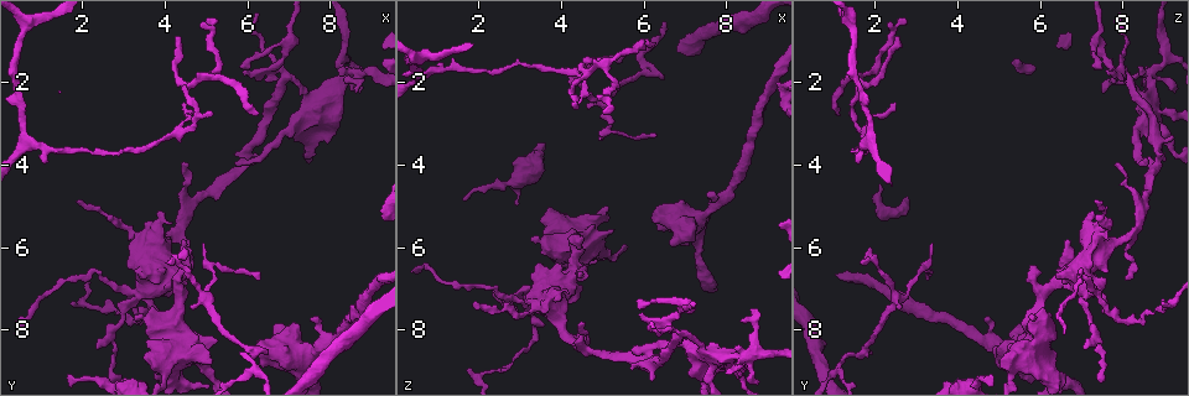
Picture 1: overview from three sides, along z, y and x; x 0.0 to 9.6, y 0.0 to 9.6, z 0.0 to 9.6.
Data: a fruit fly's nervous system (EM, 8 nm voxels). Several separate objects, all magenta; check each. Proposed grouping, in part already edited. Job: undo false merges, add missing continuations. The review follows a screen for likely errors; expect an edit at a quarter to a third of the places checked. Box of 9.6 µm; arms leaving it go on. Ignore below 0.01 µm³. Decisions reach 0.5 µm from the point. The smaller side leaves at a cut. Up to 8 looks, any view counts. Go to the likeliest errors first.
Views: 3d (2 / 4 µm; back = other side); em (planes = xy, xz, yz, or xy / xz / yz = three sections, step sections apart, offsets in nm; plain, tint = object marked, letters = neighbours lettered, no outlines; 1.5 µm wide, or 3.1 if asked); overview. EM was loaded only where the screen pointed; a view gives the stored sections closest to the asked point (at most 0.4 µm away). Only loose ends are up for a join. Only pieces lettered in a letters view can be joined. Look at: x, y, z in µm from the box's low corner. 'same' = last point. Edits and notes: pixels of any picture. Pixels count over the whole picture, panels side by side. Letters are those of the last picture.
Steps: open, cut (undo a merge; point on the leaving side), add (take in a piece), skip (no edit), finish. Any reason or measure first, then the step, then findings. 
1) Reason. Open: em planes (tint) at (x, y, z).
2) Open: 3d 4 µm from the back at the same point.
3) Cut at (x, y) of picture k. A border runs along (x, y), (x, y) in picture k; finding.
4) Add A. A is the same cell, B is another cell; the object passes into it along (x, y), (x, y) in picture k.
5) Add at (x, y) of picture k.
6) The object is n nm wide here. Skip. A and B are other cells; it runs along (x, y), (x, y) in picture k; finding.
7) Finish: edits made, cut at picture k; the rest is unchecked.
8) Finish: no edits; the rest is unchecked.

Looks like a crossing. Open: em xz step 4 (tint) at (8.35, 1.85, 8.70).

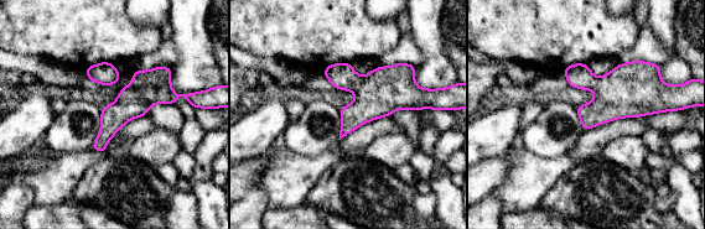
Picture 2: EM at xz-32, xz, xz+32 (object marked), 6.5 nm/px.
Open: em planes (tint) at the same point.

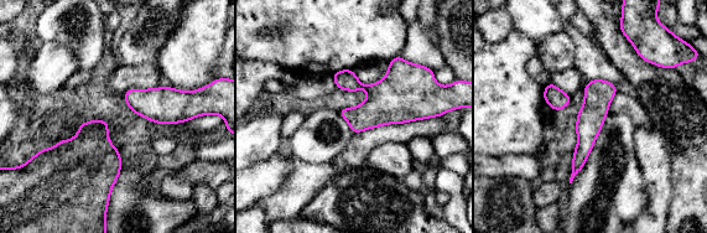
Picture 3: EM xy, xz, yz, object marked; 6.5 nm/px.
Open: em planes (letters) at the same point.

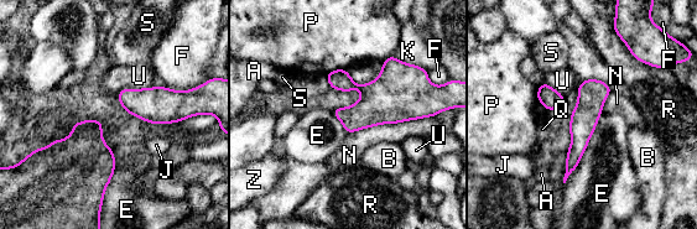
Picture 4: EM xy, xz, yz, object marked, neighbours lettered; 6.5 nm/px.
Skip. A, B, E, F, J, K, N, P, Q, R, S, U and Z are other cells; a border runs along (602, 110), (577, 167), (563, 183) in picture 4; one cell here.

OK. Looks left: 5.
Tapers out. Open: em planes (letters) at (4.45, 6.00, 1.95).

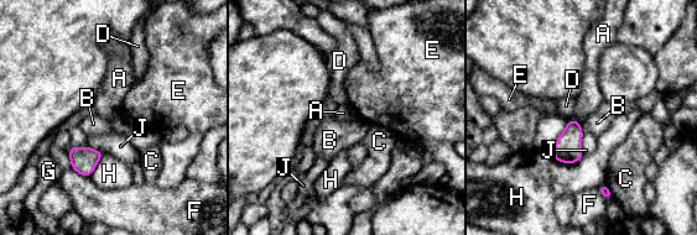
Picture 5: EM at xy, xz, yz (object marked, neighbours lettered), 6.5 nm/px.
The longest contact is with H, 220 nm. Skip. A, B, C, D, E, F, G, H and J are other cells; a border runs along (572, 118), (578, 123) in picture 5; none of them fits.

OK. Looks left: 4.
An open end. Open: 3d 4 µm at (6.75, 7.90, 5.95).

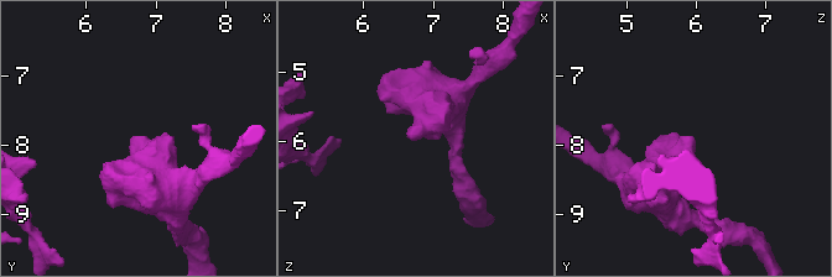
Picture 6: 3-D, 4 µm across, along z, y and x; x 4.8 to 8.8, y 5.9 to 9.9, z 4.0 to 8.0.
Shape alone is not enough. Open: em planes (plain) at (6.65, 7.85, 6.00).

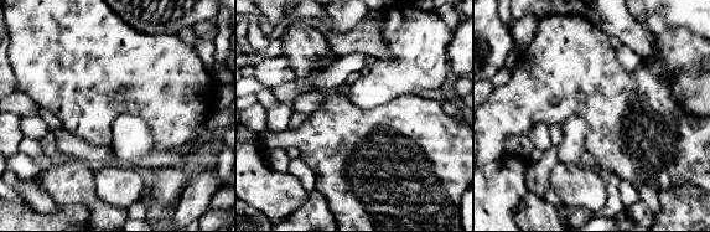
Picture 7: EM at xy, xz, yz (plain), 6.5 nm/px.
See the neighbours. Open: em planes (letters) at the same point.

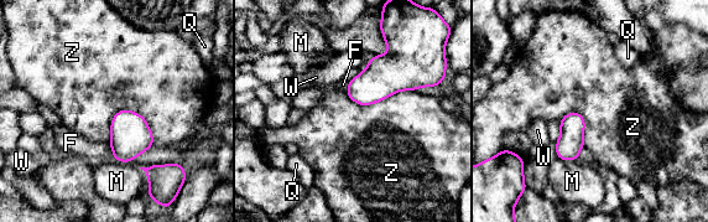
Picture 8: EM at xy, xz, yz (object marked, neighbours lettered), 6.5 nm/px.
Skip. F, M, Q, W and Z are other cells; a border runs along (112, 117), (138, 112), (154, 145) in picture 8; none of them fits.

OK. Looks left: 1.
Finish: no edits; the rest is unchecked.

